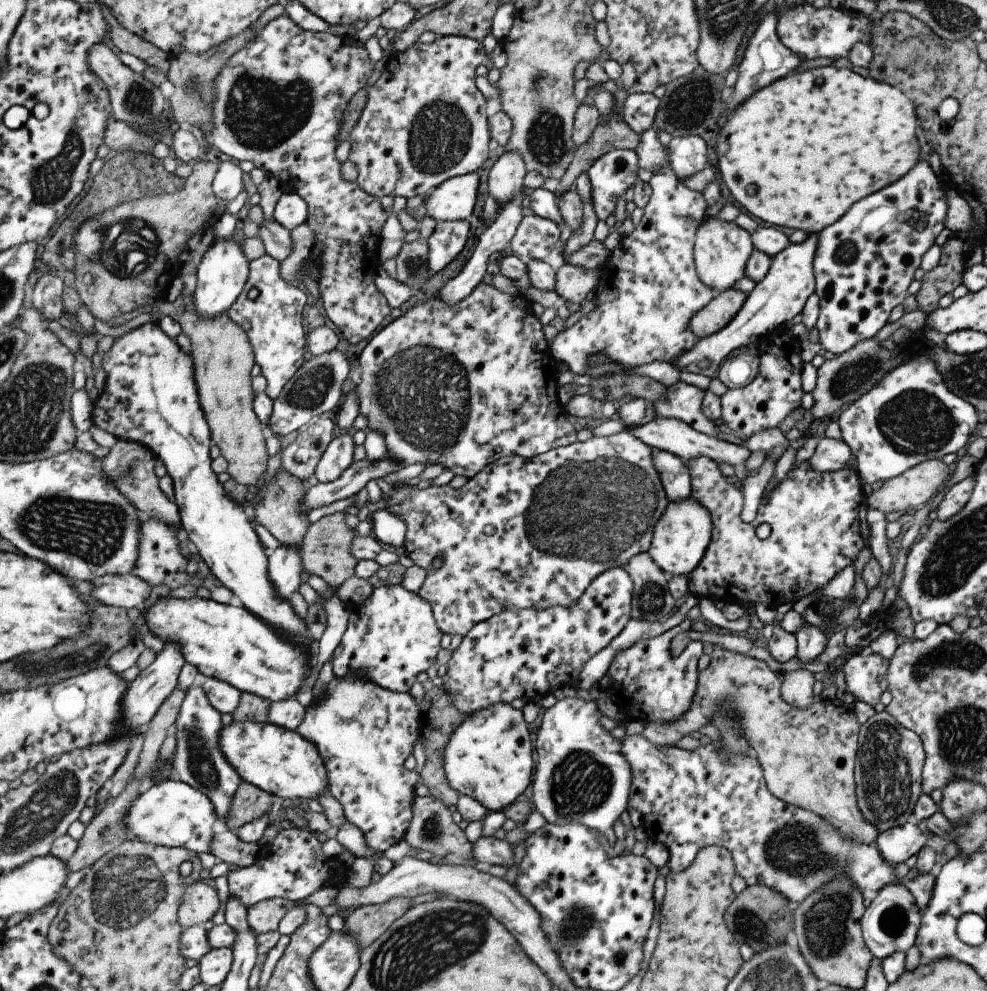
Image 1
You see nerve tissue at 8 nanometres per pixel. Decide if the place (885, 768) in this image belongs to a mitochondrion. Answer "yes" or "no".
yes

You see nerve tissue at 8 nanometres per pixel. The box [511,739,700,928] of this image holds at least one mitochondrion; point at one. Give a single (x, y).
(580, 783)

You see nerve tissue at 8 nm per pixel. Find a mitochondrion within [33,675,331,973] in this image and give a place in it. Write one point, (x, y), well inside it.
(128, 889)

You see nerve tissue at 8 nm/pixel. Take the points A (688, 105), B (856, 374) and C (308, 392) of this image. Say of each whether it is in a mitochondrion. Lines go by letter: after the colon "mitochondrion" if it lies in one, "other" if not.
A: mitochondrion
B: mitochondrion
C: mitochondrion

